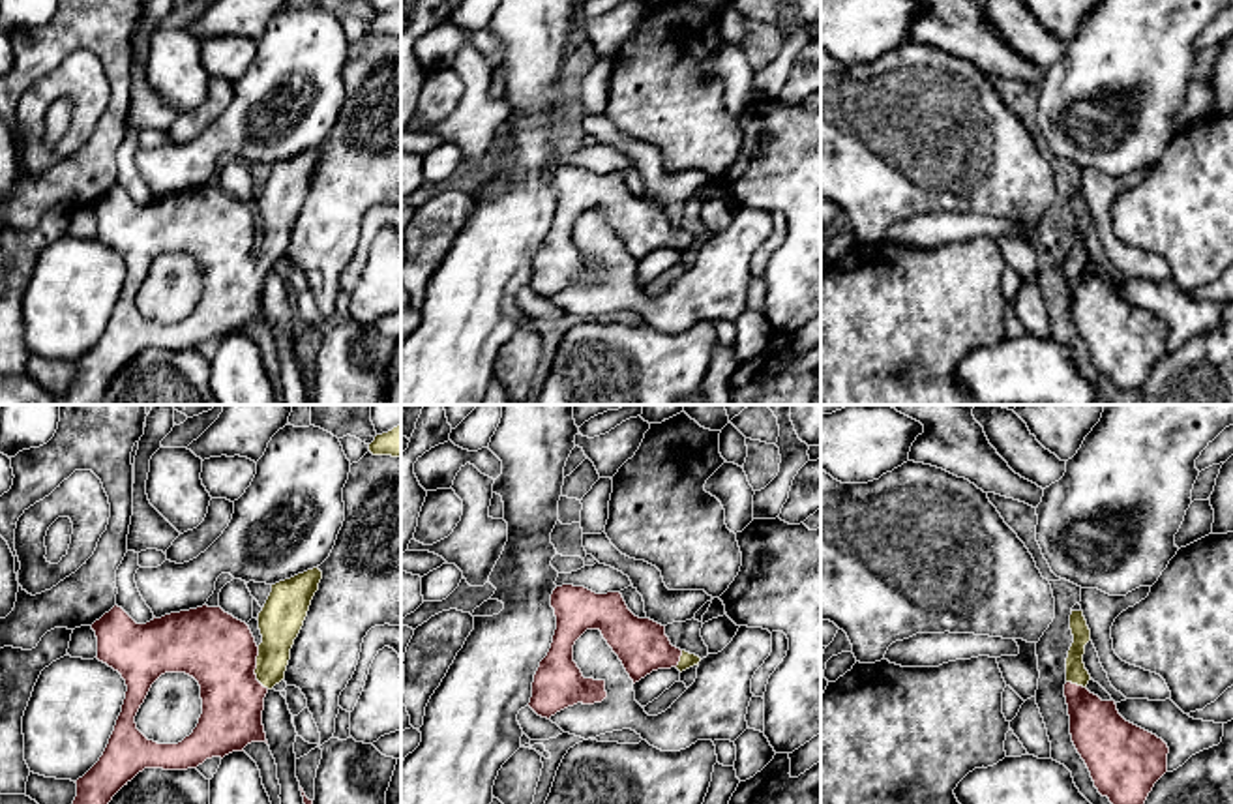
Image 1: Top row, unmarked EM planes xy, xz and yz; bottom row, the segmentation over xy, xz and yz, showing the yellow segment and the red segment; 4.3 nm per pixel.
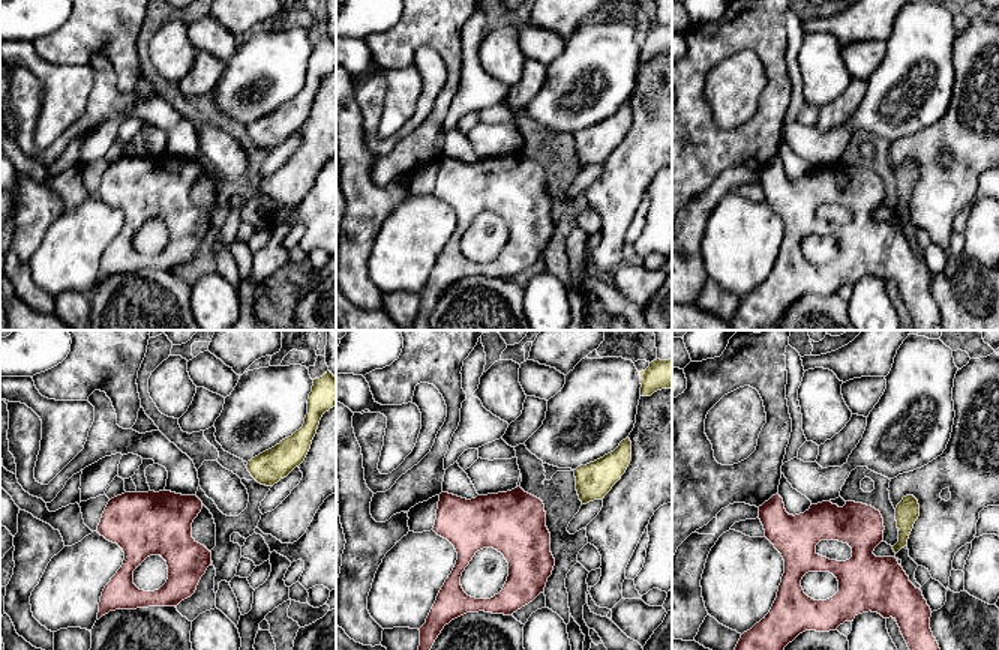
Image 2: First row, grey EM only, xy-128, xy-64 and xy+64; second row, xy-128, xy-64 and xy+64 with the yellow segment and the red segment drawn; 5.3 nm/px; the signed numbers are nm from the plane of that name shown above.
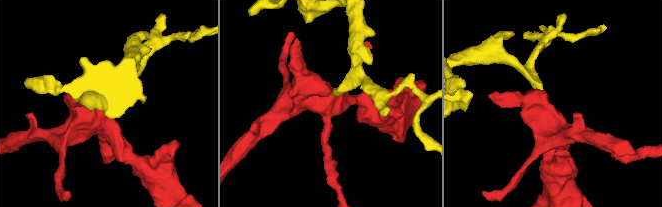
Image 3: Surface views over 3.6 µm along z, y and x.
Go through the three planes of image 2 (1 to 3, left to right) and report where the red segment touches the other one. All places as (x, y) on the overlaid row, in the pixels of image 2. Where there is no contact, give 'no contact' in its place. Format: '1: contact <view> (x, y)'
1: no contact
2: no contact
3: no contact

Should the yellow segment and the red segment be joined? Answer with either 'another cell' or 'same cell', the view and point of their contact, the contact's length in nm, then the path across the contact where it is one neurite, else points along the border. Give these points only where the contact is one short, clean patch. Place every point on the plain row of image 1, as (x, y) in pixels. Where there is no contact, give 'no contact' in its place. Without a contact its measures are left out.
same cell | xy (255, 250) | 190 nm | across xy (282, 199), (276, 229), (255, 250), (237, 250), (218, 231)

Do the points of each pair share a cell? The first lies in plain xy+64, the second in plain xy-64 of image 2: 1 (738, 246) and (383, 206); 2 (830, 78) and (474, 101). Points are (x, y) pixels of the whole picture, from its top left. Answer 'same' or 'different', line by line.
1: different
2: different

